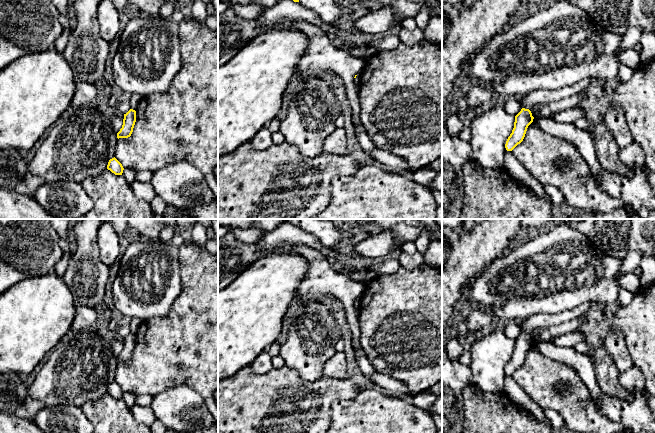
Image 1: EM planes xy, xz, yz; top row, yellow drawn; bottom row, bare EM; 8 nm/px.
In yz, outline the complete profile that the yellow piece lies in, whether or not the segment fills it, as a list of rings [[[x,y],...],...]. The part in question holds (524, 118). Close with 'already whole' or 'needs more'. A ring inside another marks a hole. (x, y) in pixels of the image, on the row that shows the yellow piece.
[[[522,108],[515,116],[514,128],[508,137],[505,148],[507,151],[512,151],[520,144],[526,134],[528,126],[533,122],[534,117],[529,109]]]; already whole

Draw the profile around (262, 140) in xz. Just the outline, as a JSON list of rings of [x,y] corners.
[[[267,126],[262,127],[260,131],[252,137],[249,143],[257,150],[264,150],[269,148],[273,145],[271,131]]]

